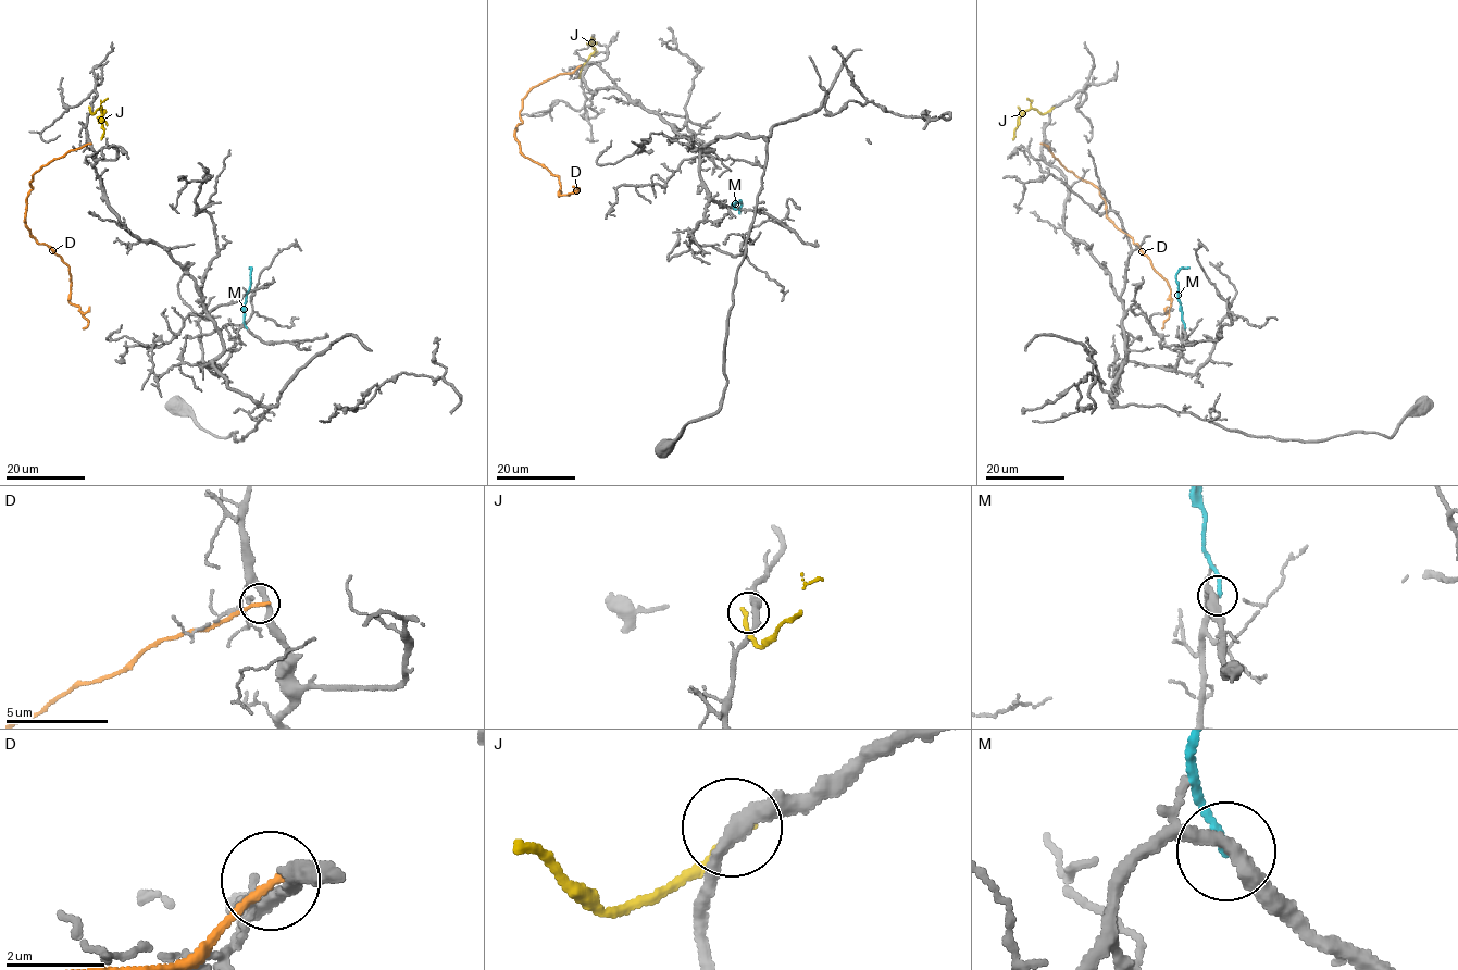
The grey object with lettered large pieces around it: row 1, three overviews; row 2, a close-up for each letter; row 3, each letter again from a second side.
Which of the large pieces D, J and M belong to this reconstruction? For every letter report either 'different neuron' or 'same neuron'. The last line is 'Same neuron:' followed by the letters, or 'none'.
D: different neuron
J: different neuron
M: same neuron
Same neuron: M

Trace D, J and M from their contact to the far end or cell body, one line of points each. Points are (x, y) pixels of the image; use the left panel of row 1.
D: (89, 144), (67, 151), (33, 175), (25, 216), (35, 239), (69, 266), (70, 301), (88, 321), (83, 328)
J: (90, 107), (92, 114), (99, 108), (104, 111), (101, 117), (104, 131), (101, 139)
M: (247, 328), (244, 303), (250, 285), (249, 268)

